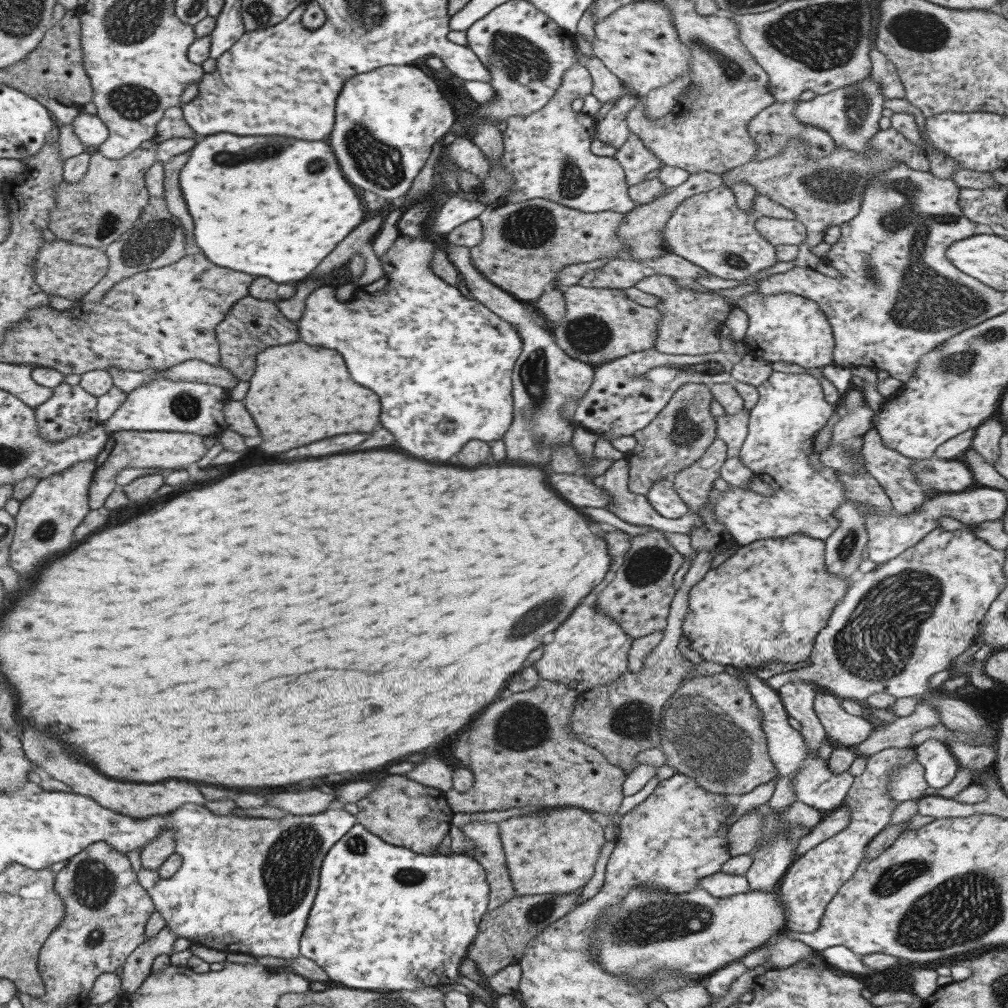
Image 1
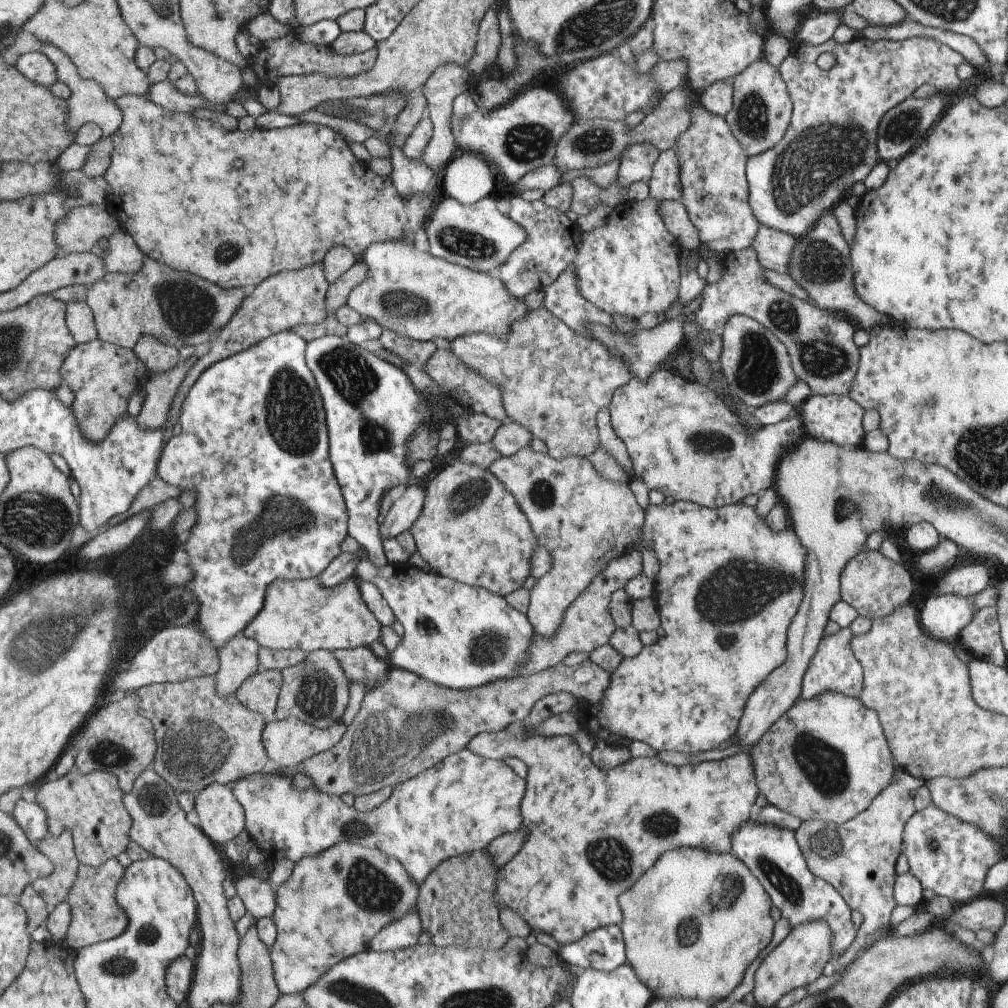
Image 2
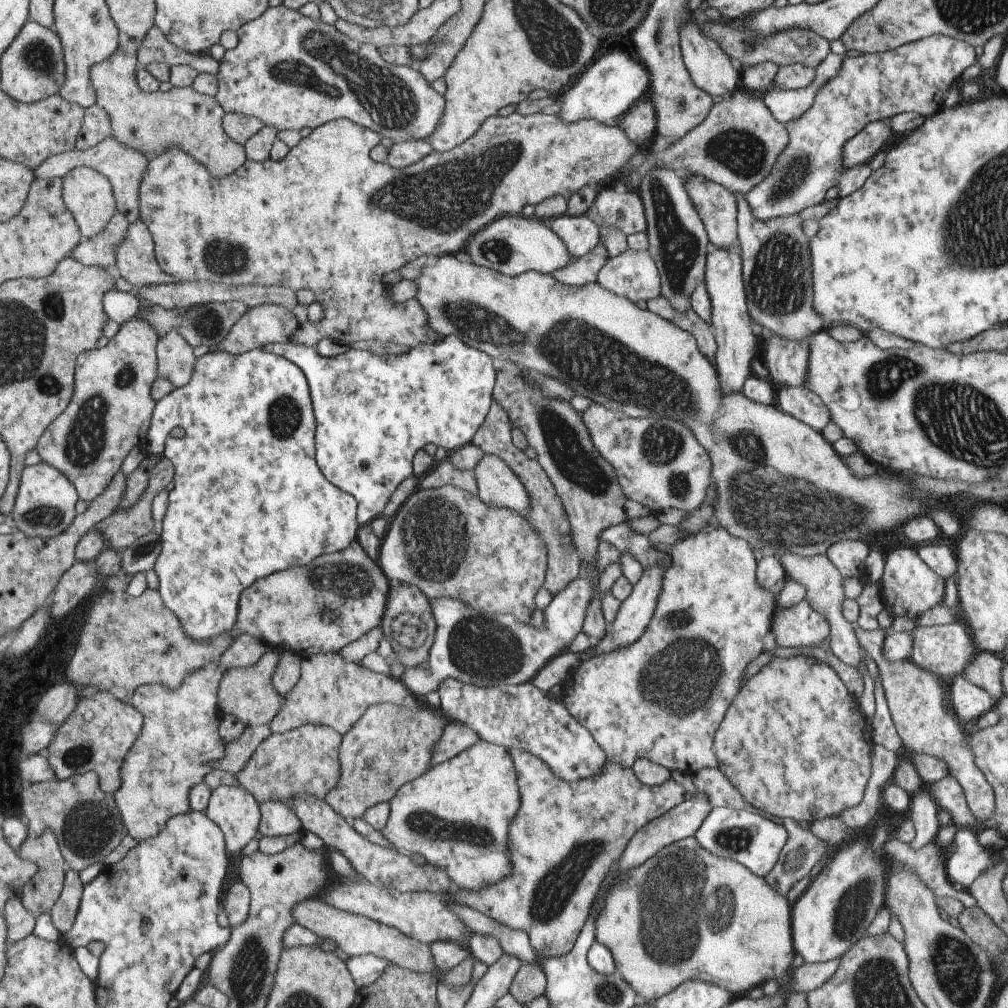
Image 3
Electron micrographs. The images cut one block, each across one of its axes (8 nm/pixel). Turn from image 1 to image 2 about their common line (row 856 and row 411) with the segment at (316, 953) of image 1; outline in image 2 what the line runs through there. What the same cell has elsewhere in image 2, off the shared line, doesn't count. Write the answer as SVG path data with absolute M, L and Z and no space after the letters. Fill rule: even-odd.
M323 335L307 341L304 359L313 375L324 408L329 460L346 506L347 537L351 537L366 551L372 567L380 569L387 562L381 548L382 540L395 538L399 533L407 531L418 517L423 502L424 492L421 487L408 484L411 466L407 464L406 453L409 441L420 427L428 423L441 427L445 420L449 420L455 426L453 423L463 421L472 411L459 401L454 401L447 391L441 390L438 395L418 391L398 366L350 343L345 336ZM385 494L394 495L393 504L384 516L384 521L378 525L375 518Z

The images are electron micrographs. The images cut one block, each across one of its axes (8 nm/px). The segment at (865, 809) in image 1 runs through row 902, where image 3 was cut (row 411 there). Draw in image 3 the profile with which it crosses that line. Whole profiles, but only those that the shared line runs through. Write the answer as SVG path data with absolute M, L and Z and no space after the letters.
M782 385L775 393L779 410L812 428L820 430L830 421L821 399L803 386Z

